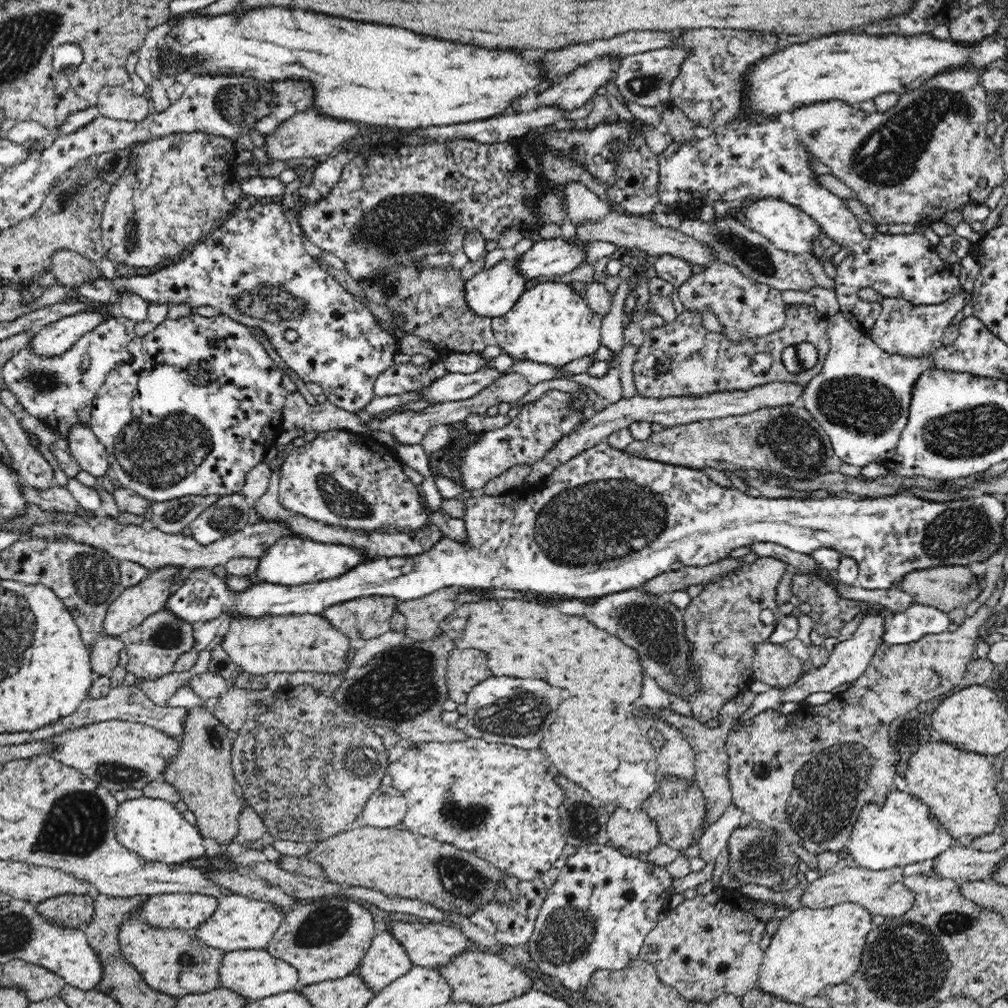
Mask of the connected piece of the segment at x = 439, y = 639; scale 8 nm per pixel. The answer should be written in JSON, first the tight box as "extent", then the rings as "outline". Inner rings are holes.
{"extent":[333,632,469,743],"outline":[[[440,632],[432,640],[417,642],[407,639],[401,647],[390,648],[382,652],[368,664],[355,668],[346,674],[340,688],[333,693],[334,700],[338,702],[344,712],[350,712],[352,716],[358,716],[371,728],[373,726],[384,727],[400,735],[400,738],[409,739],[413,743],[421,742],[450,742],[450,740],[465,740],[469,736],[464,730],[454,729],[442,721],[443,704],[448,697],[445,681],[447,680],[447,657],[455,649],[452,640],[442,637]]]}

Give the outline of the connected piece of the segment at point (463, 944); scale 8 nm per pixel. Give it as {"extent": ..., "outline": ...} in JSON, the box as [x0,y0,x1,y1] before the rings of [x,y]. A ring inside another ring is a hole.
{"extent":[385,920,469,969],"outline":[[[390,920],[385,925],[385,930],[406,949],[406,953],[408,953],[408,957],[410,957],[414,966],[434,969],[436,966],[442,966],[442,964],[450,962],[456,954],[466,952],[466,948],[468,948],[469,938],[462,933],[461,928],[455,925],[443,922],[424,924],[421,922],[410,923],[395,920]]]}

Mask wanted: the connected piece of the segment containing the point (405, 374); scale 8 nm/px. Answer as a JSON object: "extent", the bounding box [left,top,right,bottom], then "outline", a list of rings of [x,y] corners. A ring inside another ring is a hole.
{"extent":[372,360,447,396],"outline":[[[428,360],[422,365],[411,362],[392,364],[378,375],[372,386],[375,396],[394,396],[430,386],[447,373],[441,361]]]}

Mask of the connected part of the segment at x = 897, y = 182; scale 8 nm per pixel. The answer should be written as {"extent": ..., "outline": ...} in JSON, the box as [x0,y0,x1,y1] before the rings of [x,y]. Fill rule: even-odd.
{"extent":[792,66,1006,226],"outline":[[[958,66],[946,72],[940,72],[928,78],[922,86],[916,90],[899,95],[898,102],[889,108],[886,112],[866,113],[862,109],[853,105],[848,105],[842,101],[829,100],[828,102],[819,102],[792,111],[794,119],[793,129],[800,138],[800,143],[816,156],[819,162],[824,163],[832,169],[832,175],[839,178],[844,184],[847,184],[854,190],[858,200],[860,200],[870,211],[873,222],[877,225],[889,226],[890,224],[908,224],[921,222],[939,221],[946,212],[950,210],[963,210],[966,205],[984,205],[990,197],[992,190],[996,186],[1002,186],[1006,183],[1004,162],[1002,157],[1002,146],[996,146],[993,138],[986,133],[988,122],[990,122],[990,99],[988,91],[984,89],[980,78],[984,70],[974,68],[973,66]]]}

